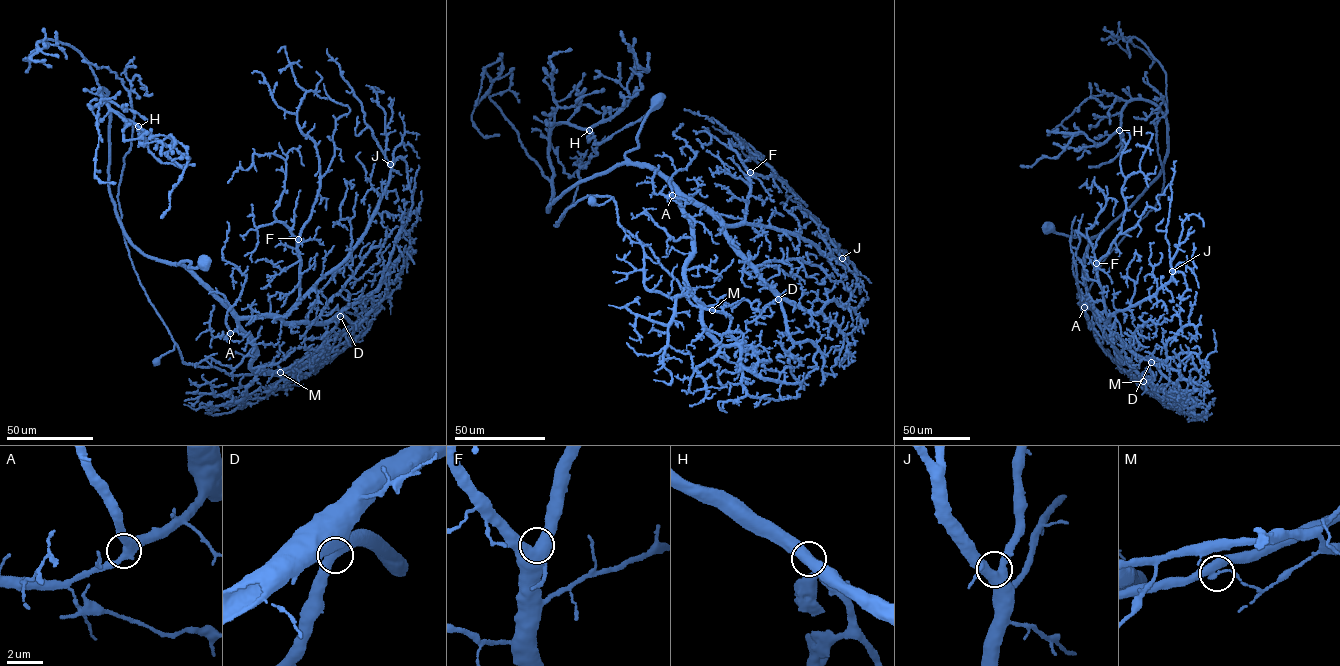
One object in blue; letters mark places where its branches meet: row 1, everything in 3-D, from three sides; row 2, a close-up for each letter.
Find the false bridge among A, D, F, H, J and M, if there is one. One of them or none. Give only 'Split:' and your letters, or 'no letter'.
Split: M

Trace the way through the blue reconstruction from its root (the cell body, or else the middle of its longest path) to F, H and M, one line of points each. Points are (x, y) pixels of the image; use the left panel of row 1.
F: (203, 264), (194, 268), (188, 261), (179, 263), (234, 313), (248, 317), (283, 316), (299, 298), (298, 239)
H: (203, 264), (146, 256), (123, 228), (109, 188), (109, 107), (101, 88), (110, 108), (138, 126)
M: (203, 264), (194, 268), (188, 261), (179, 263), (230, 311), (250, 339), (256, 356), (251, 367), (280, 372)

